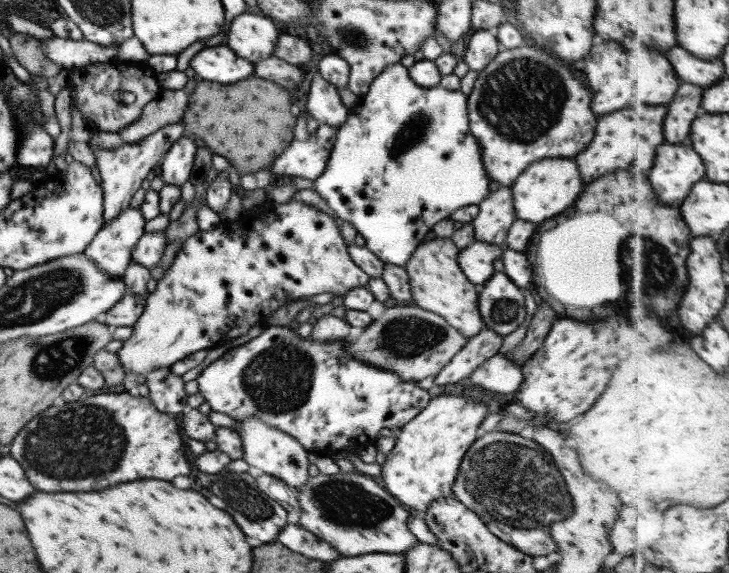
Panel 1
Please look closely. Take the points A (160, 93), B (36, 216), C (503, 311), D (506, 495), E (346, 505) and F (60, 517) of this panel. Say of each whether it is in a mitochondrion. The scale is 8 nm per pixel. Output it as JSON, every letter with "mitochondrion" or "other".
{"A":"other","B":"other","C":"mitochondrion","D":"mitochondrion","E":"mitochondrion","F":"other"}

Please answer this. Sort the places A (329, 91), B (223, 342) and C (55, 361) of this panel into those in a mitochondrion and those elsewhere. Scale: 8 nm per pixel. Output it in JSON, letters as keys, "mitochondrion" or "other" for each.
{"A":"other","B":"other","C":"mitochondrion"}

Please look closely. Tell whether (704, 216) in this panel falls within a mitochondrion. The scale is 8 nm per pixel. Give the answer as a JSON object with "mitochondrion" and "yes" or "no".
{"mitochondrion":"no"}

